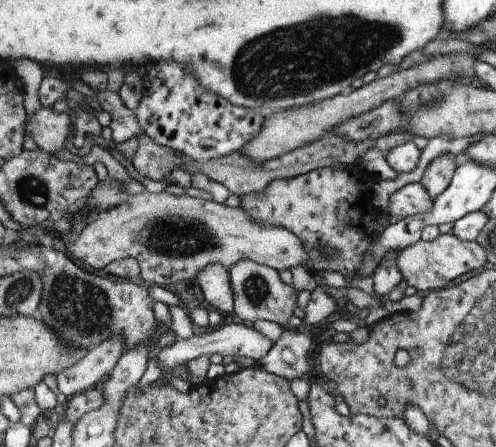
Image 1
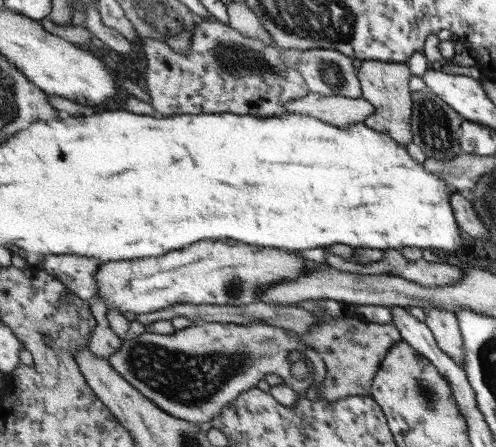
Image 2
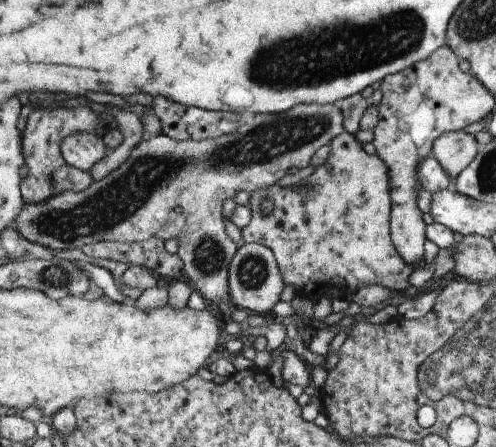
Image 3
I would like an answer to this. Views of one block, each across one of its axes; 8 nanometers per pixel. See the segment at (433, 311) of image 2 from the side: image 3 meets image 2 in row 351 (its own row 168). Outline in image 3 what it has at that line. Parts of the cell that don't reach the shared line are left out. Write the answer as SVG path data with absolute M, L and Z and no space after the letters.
M443 132L433 144L433 156L453 182L465 168L469 168L469 164L473 164L479 150L477 138L467 132Z

